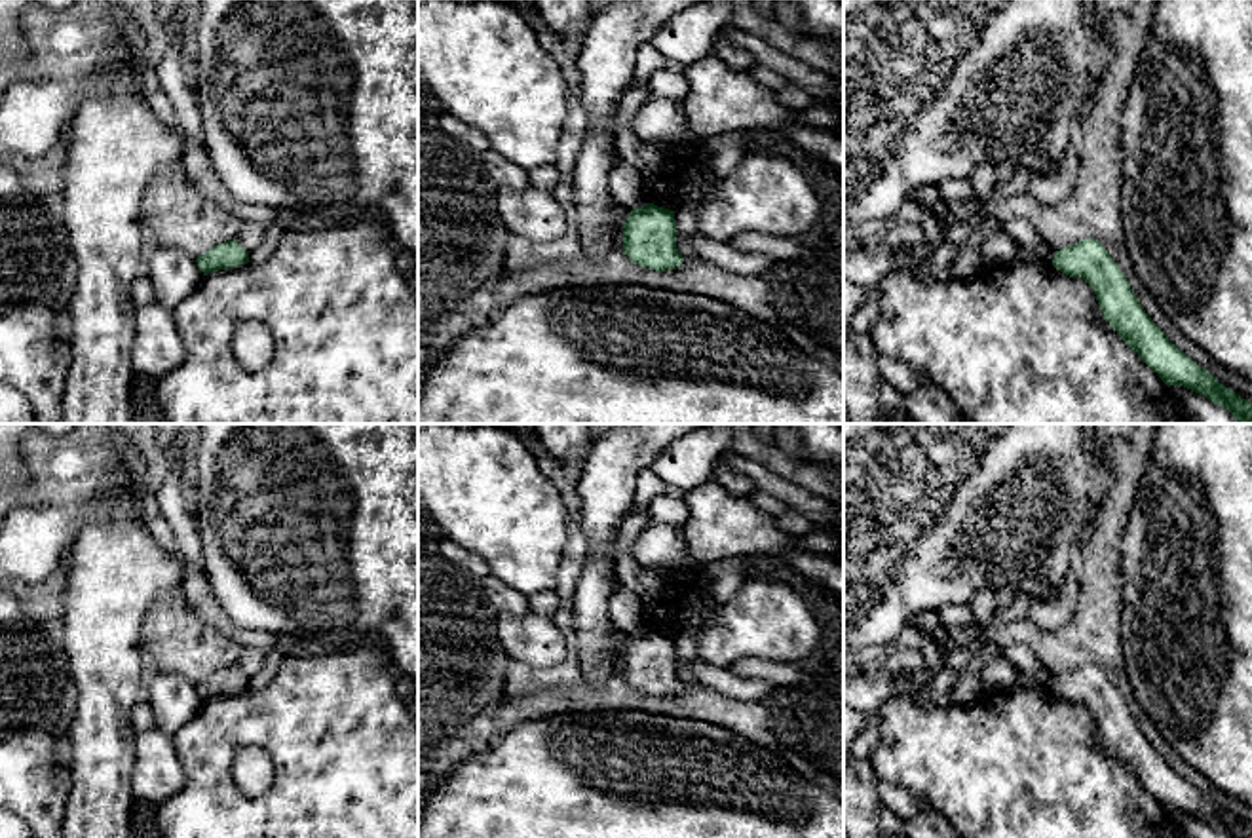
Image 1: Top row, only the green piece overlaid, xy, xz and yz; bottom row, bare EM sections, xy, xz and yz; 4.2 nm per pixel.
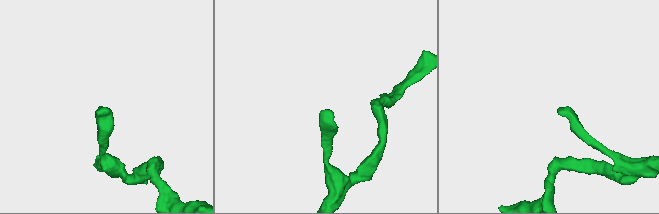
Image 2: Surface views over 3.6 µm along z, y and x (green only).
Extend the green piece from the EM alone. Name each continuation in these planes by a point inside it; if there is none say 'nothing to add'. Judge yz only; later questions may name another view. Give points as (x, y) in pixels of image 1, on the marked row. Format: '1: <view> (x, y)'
nothing to add

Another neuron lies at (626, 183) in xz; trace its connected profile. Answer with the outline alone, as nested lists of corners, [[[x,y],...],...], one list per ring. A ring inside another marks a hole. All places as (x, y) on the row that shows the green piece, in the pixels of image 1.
[[[617,160],[610,177],[608,188],[612,200],[627,209],[640,209],[648,205],[648,198],[642,188],[642,175],[627,162]]]

